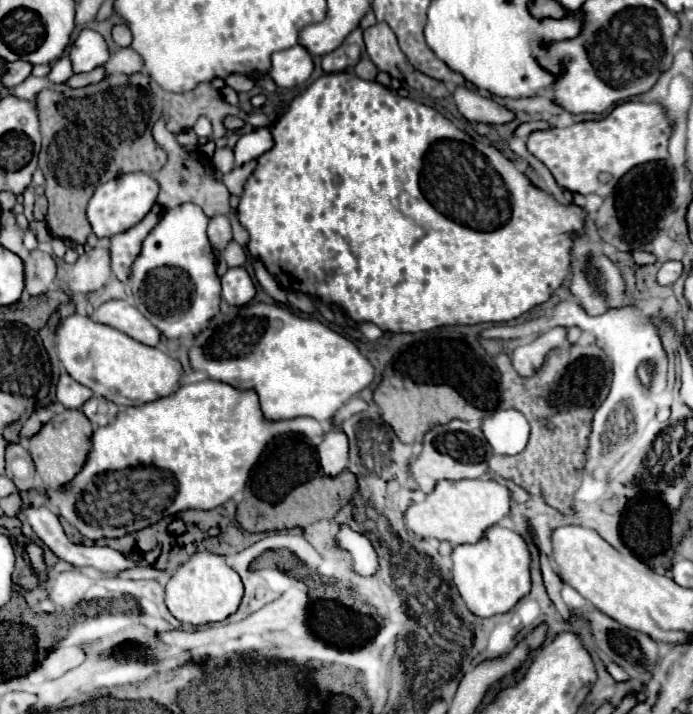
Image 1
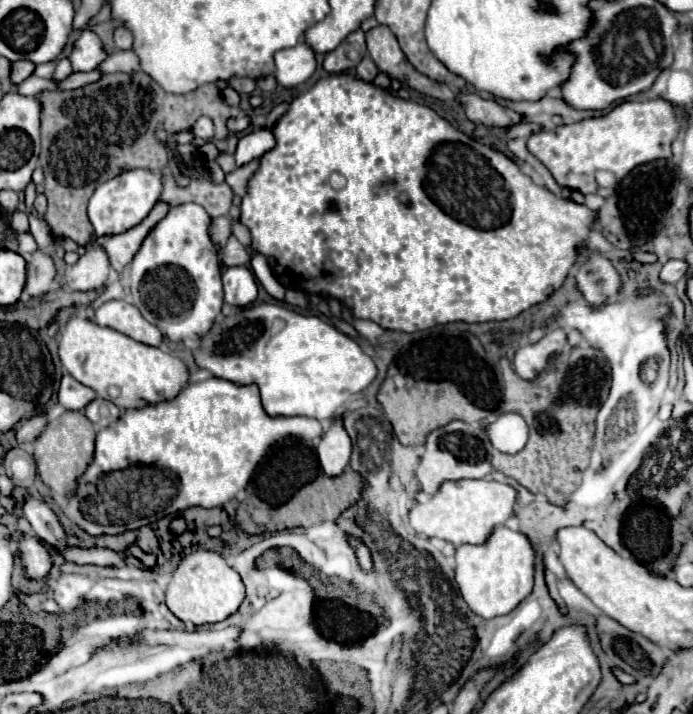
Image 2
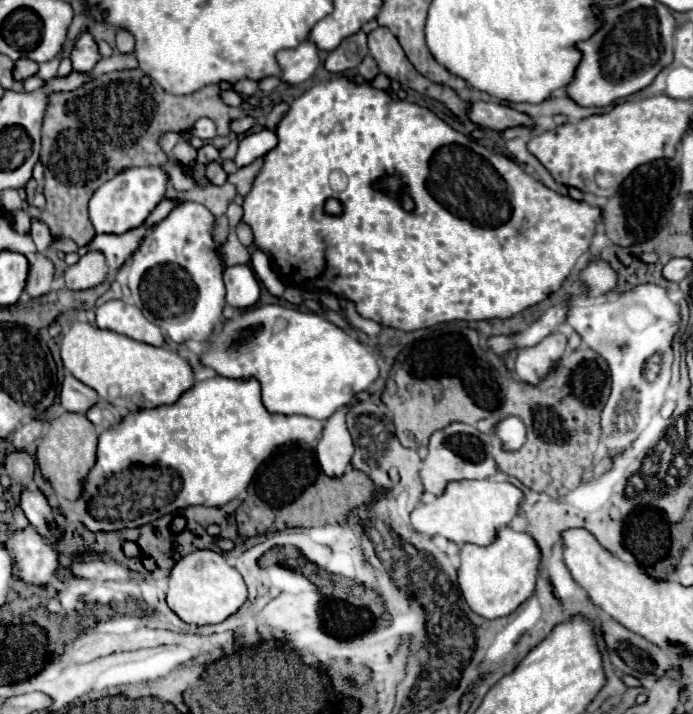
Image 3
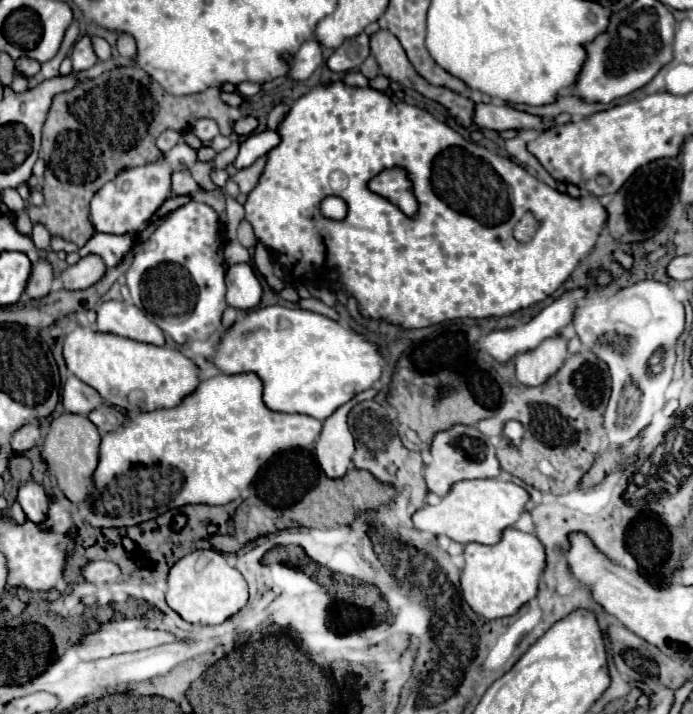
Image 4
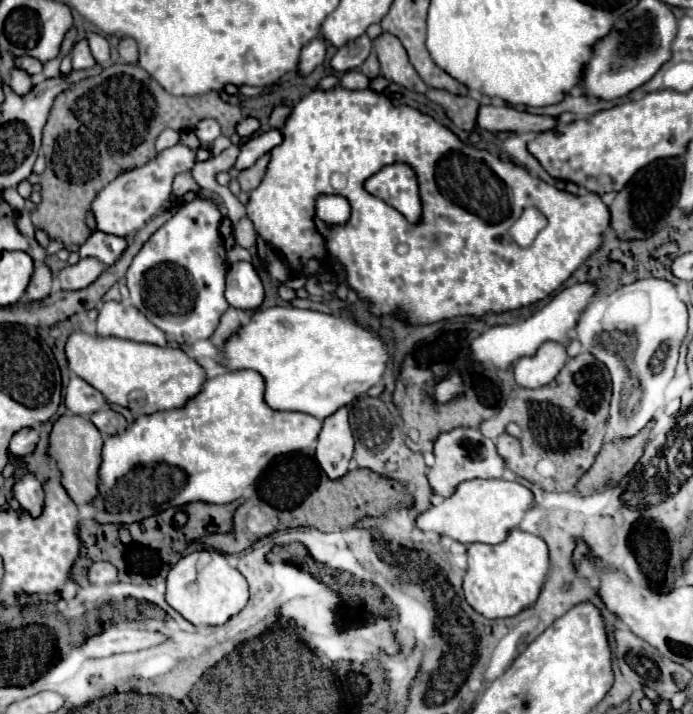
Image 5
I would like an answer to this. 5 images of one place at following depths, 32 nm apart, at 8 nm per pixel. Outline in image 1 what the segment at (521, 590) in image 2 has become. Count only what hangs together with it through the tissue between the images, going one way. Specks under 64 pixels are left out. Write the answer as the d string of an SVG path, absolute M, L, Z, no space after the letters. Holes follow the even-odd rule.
M492 526L484 540L476 544L460 544L454 546L452 552L454 560L454 584L462 596L462 600L468 604L470 612L482 618L490 618L496 614L506 614L514 608L514 604L524 598L530 592L532 580L530 580L530 550L526 540L508 528Z

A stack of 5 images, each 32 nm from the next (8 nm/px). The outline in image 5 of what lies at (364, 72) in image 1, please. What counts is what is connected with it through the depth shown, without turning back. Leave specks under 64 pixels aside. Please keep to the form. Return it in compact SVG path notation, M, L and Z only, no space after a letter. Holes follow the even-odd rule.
M370 52L370 56L366 58L366 62L362 64L360 70L362 70L368 78L380 76L380 62L378 62L378 58L376 58L376 52Z

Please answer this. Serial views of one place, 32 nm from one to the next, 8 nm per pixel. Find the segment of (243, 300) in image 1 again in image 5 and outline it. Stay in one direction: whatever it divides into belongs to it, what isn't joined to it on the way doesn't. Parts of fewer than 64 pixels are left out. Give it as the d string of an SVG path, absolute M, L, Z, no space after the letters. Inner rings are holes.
M236 262L226 276L226 300L240 310L256 310L264 300L264 286L252 262Z

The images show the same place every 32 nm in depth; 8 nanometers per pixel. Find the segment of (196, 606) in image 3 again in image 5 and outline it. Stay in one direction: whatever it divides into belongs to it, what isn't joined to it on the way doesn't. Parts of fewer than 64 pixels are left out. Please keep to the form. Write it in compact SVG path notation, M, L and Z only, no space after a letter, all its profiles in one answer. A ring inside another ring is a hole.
M196 550L178 560L168 574L166 602L194 626L216 626L236 616L248 602L246 578L214 550Z

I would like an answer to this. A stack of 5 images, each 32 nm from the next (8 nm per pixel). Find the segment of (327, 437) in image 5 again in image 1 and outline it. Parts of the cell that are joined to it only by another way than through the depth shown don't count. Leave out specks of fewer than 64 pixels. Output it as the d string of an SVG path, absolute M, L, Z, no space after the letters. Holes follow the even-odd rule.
M330 430L318 446L318 458L324 474L338 476L348 462L348 436L340 430Z

